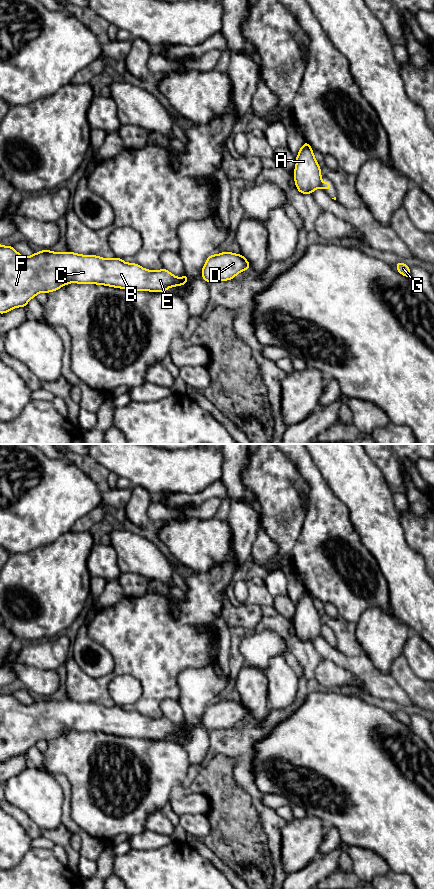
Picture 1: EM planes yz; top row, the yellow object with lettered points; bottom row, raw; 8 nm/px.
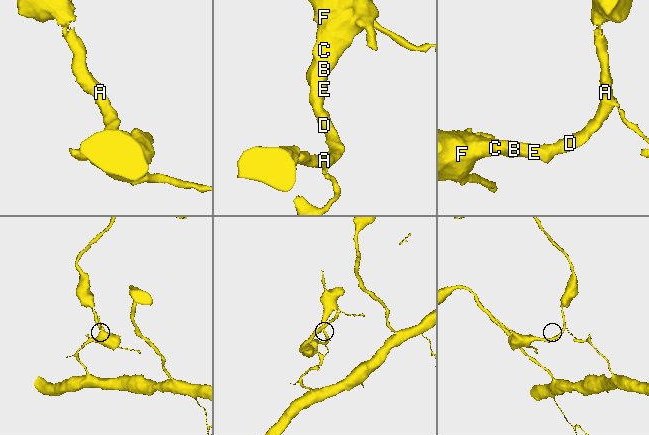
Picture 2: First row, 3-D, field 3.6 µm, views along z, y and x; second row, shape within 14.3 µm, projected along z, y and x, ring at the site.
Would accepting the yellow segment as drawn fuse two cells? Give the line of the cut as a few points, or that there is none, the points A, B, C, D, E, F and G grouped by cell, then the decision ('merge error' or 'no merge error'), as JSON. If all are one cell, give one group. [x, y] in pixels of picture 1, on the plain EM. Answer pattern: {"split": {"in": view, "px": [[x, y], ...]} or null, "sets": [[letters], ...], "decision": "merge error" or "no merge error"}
{"split": {"in": "yz", "px": [[320, 630], [321, 634]]}, "sets": [["A", "B", "C", "D", "E", "F"], ["G"]], "decision": "merge error"}

